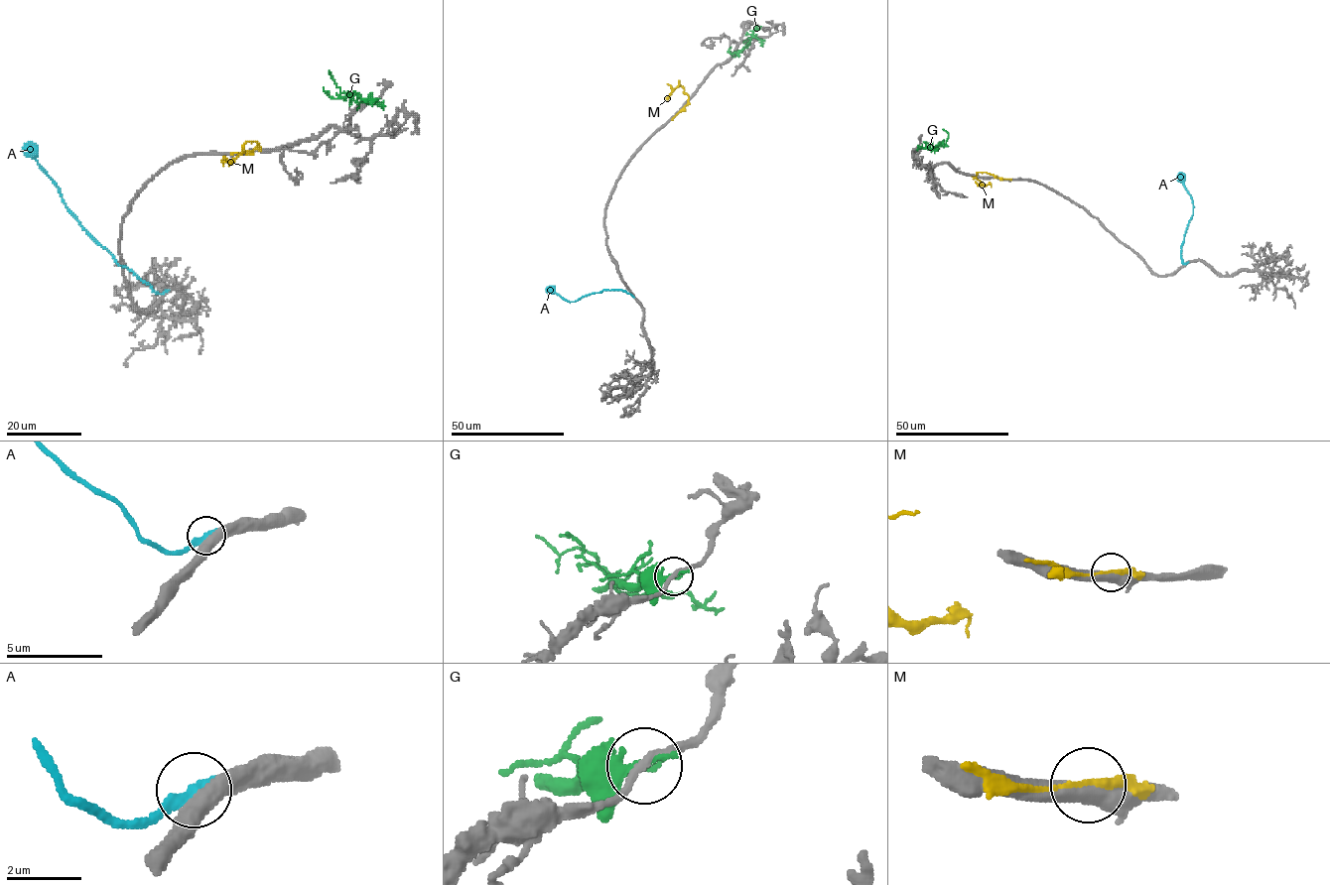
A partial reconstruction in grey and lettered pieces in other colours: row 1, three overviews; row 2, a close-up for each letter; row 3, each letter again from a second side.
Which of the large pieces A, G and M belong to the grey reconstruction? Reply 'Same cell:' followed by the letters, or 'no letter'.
Same cell: A

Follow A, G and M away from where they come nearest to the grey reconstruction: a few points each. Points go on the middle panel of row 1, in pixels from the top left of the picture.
A: (632, 296), (621, 290), (603, 290), (573, 302), (549, 288)
G: (758, 26), (737, 55), (732, 57), (731, 52)
M: (675, 116), (687, 103), (688, 95), (679, 84), (667, 99)

